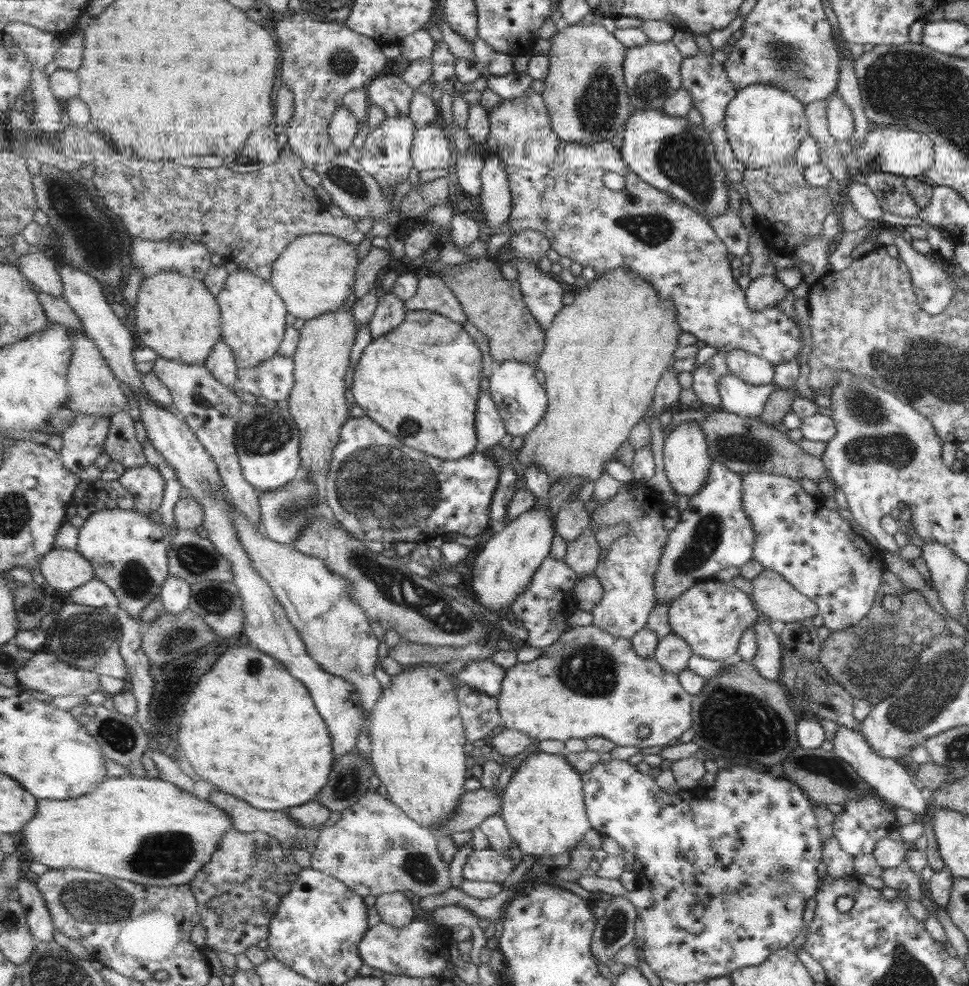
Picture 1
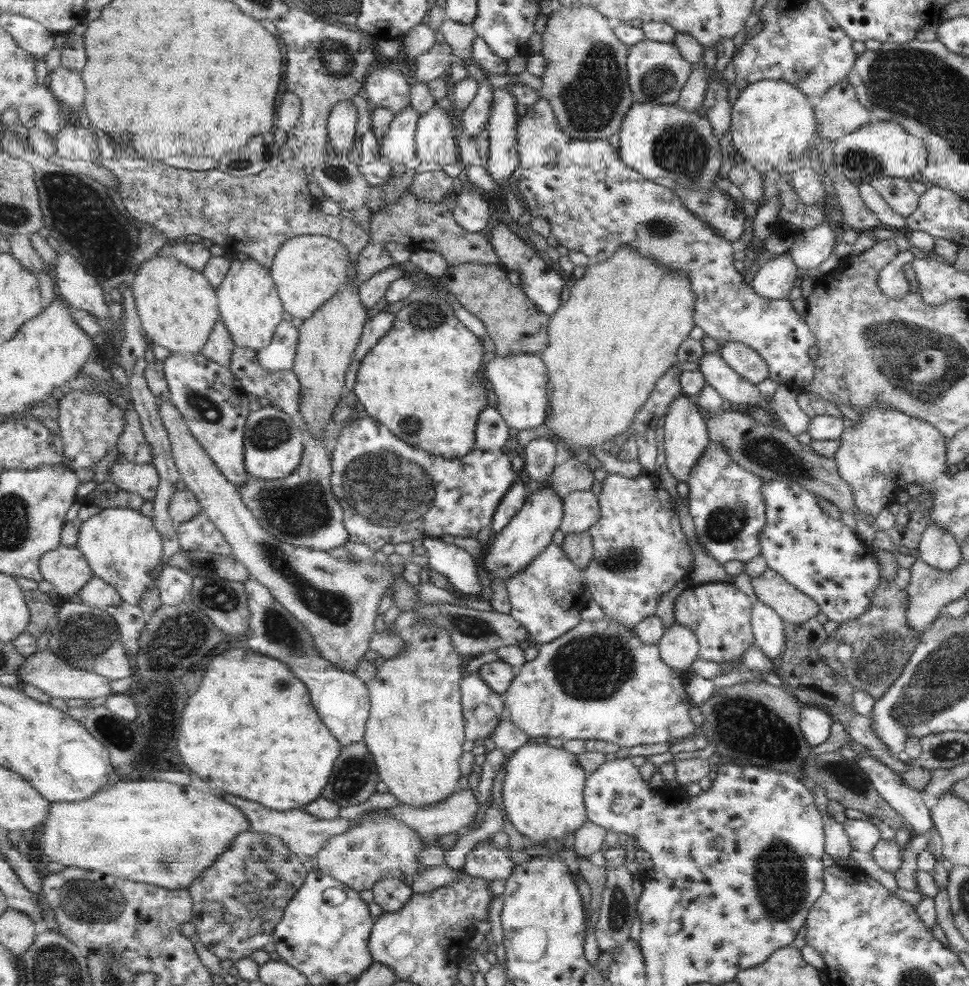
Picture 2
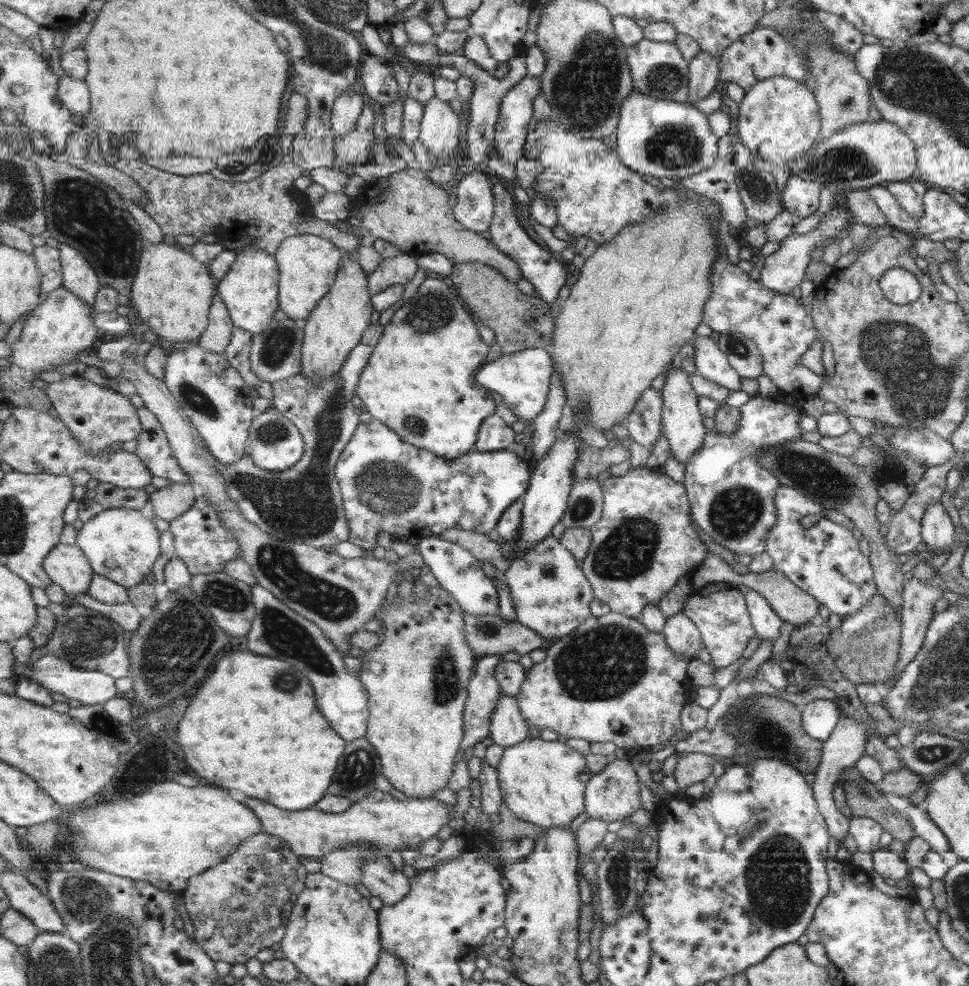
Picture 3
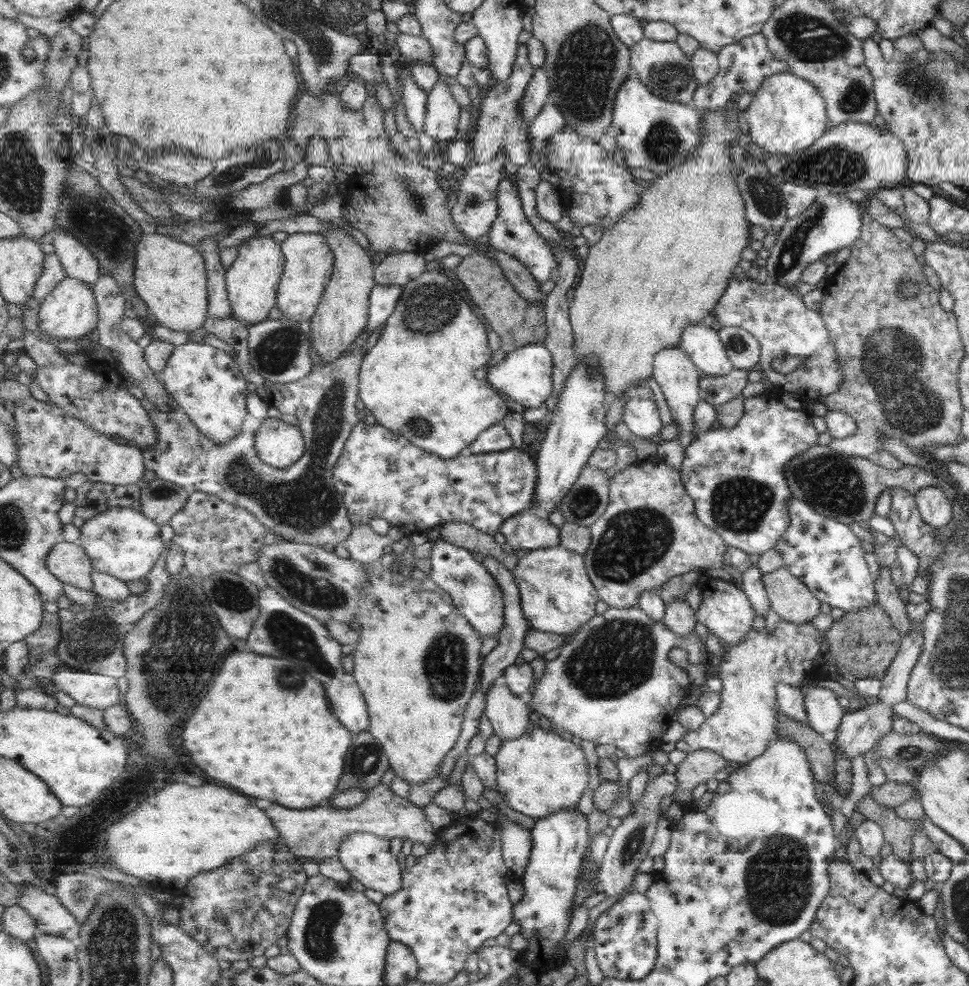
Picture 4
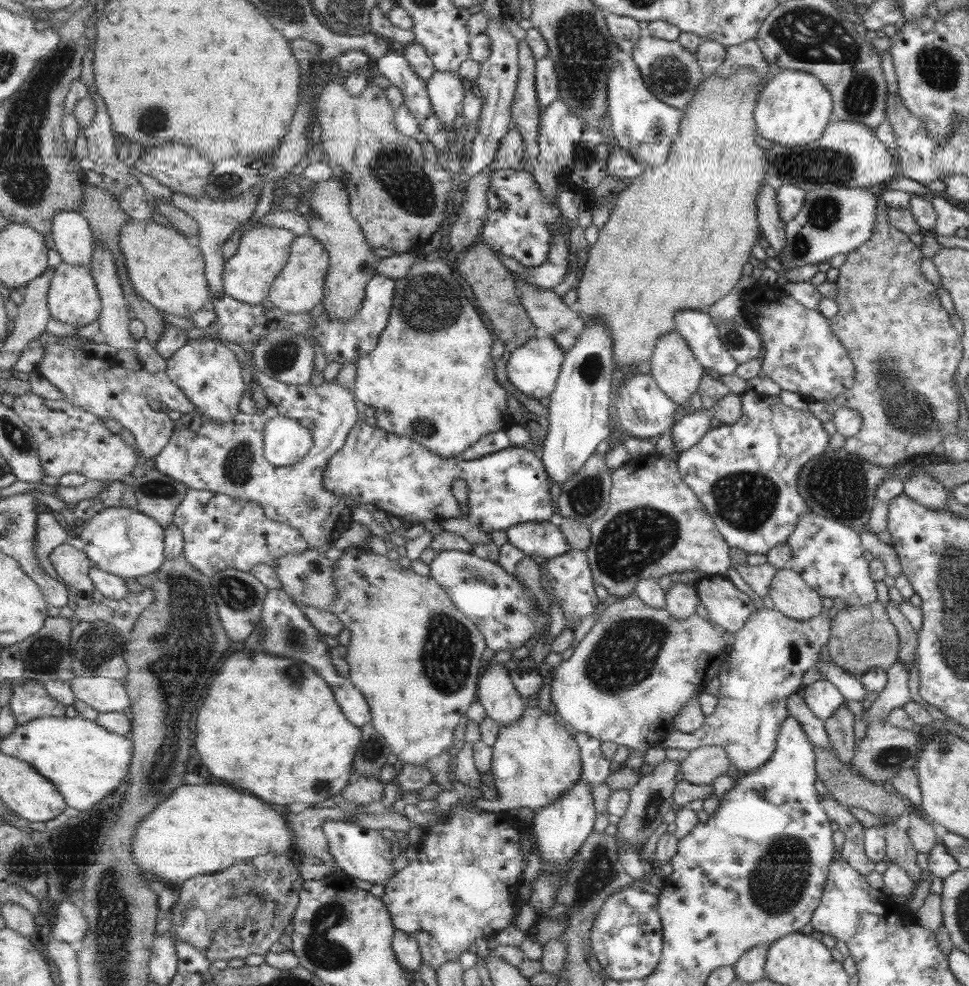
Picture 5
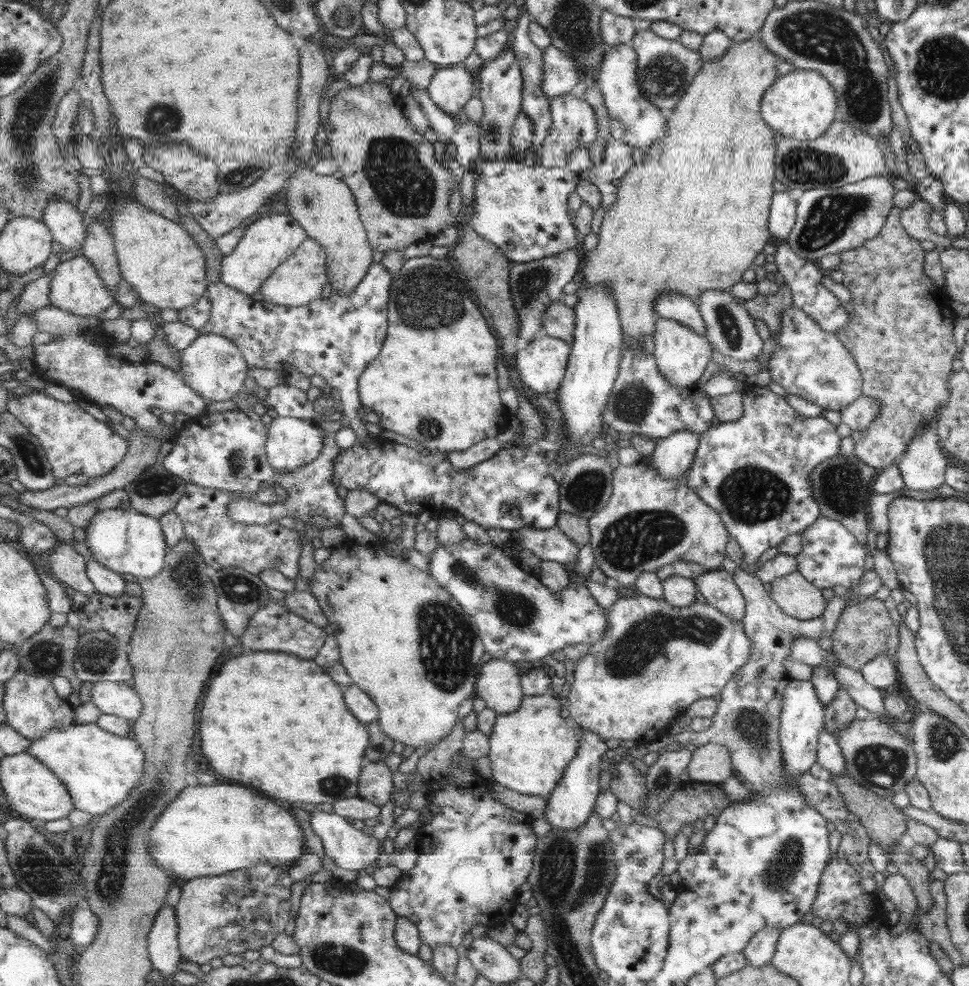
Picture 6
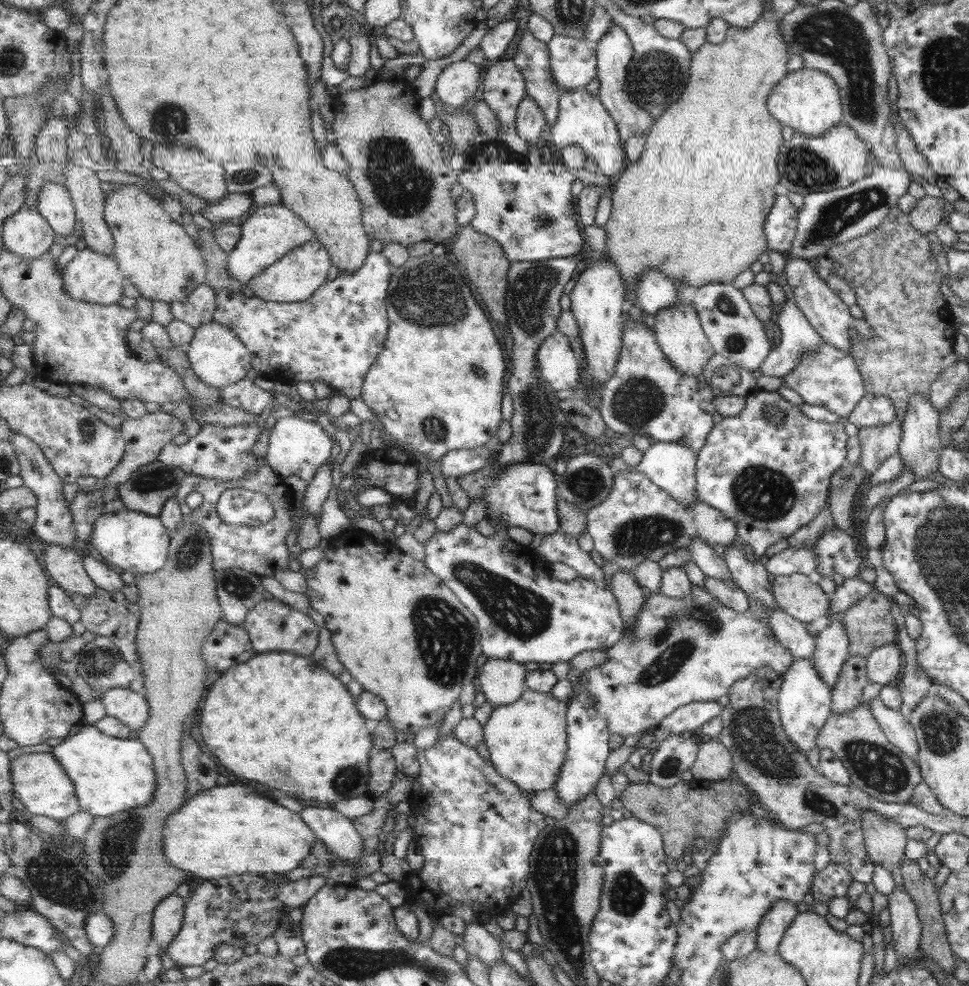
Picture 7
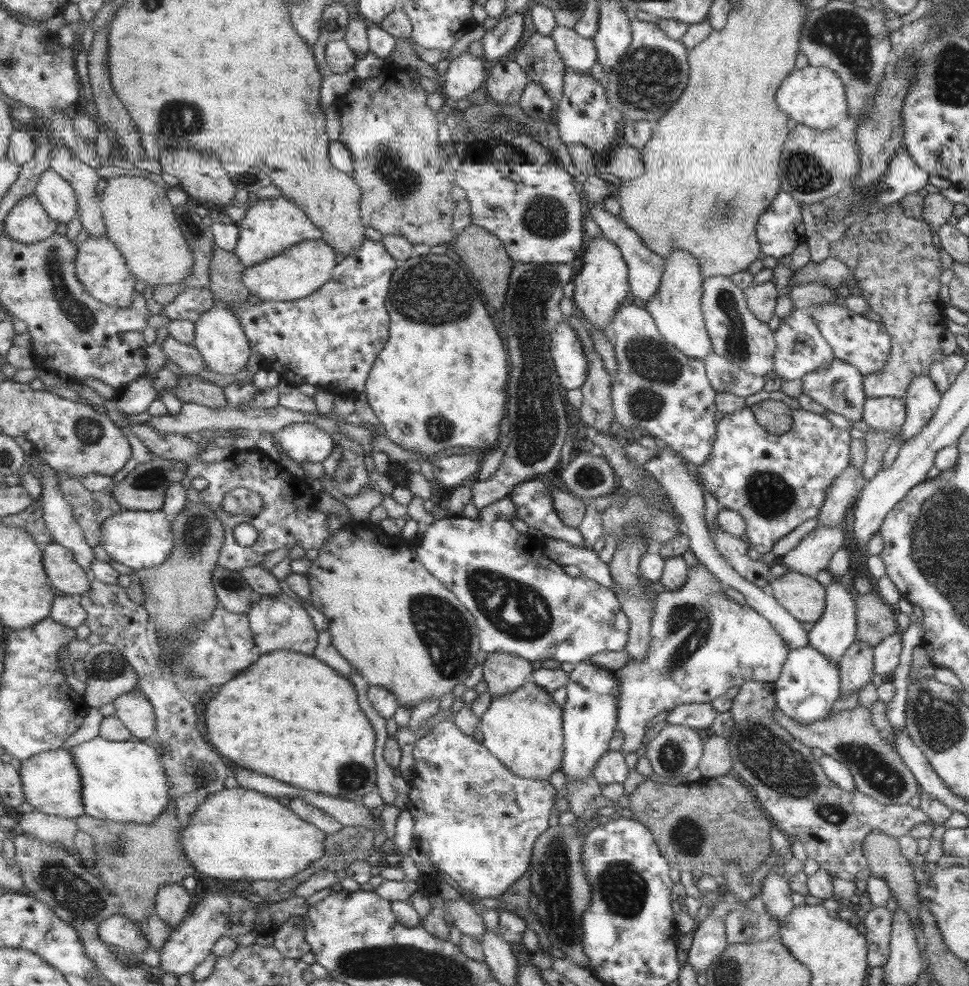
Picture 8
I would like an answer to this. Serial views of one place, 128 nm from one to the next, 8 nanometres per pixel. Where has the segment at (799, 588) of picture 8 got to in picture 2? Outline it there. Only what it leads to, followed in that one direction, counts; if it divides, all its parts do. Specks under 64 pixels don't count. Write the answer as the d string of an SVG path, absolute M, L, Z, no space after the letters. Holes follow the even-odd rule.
M678 502L680 516L682 516L683 531L689 539L691 548L695 553L694 569L687 576L691 584L708 584L707 582L732 582L733 577L727 573L720 562L715 561L709 553L699 545L699 534L696 530L696 523L690 514L688 506L683 506ZM767 567L759 576L751 577L753 597L771 608L784 622L801 624L815 617L818 607L805 594Z

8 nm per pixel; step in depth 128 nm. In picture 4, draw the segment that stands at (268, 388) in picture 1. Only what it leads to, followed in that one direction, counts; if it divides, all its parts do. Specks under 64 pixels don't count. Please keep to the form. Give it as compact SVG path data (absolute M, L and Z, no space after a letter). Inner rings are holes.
M232 315L225 318L209 316L205 321L204 328L233 347L235 360L239 363L248 382L263 382L269 388L271 391L269 403L271 405L275 406L282 414L293 414L301 420L303 434L311 436L311 448L295 465L288 468L276 468L261 459L257 447L255 447L256 431L243 430L227 443L217 443L217 441L207 437L183 409L177 408L171 413L153 410L149 413L159 429L159 444L155 444L153 449L144 452L144 466L147 470L153 471L159 479L179 484L189 492L207 492L219 496L227 503L249 509L264 526L285 537L289 542L297 541L298 543L320 546L324 549L331 549L337 544L343 544L347 537L350 537L355 525L341 494L335 490L334 468L345 451L345 445L347 439L351 437L351 431L361 421L362 414L357 410L355 402L359 402L360 399L361 378L359 375L361 375L361 365L365 352L361 348L349 350L346 355L335 361L314 367L311 374L297 382L275 383L261 376L250 363L247 324Z

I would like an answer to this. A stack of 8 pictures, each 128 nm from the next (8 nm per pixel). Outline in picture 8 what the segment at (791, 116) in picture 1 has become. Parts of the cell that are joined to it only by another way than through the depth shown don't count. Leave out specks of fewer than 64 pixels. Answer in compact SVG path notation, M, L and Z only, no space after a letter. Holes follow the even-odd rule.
M805 66L793 69L781 80L775 90L775 103L788 119L808 128L825 130L835 127L840 120L848 119L848 107L845 102L844 86L835 71L825 67Z

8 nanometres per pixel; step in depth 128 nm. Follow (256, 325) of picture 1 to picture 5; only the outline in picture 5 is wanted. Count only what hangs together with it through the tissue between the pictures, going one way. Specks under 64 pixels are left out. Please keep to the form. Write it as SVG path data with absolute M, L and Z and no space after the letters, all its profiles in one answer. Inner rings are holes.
M259 225L247 231L242 236L237 253L230 260L226 260L224 272L226 293L251 305L261 305L263 300L269 300L275 279L290 260L291 244L295 238L297 238L295 231L275 225Z

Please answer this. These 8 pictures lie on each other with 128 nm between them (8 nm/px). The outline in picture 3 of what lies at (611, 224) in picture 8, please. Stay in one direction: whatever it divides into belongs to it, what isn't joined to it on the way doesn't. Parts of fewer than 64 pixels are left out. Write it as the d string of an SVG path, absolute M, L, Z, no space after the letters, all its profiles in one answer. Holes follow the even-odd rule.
M695 335L694 364L699 376L731 391L741 390L740 376L729 366L727 359L710 336Z

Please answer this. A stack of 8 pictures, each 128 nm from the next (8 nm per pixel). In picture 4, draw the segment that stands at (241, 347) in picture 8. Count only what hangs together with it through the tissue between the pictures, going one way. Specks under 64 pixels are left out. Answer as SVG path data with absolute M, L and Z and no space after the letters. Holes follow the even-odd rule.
M189 342L176 345L170 361L160 374L168 392L191 420L217 443L237 437L247 418L247 380L239 363L222 349L209 344Z

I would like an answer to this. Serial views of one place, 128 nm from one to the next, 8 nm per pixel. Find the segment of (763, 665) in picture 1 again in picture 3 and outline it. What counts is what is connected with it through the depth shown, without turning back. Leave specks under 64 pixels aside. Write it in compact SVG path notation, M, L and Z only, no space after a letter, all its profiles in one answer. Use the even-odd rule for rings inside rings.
M747 590L745 598L755 634L760 640L768 639L774 642L774 639L779 636L779 630L784 622L771 610L769 604L757 592Z

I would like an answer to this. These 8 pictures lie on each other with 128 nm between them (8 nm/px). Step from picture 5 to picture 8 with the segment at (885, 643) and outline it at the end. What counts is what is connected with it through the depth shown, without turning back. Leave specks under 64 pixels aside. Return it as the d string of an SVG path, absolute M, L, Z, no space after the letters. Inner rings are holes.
M875 592L855 595L855 639L873 648L882 638L898 631L895 612Z

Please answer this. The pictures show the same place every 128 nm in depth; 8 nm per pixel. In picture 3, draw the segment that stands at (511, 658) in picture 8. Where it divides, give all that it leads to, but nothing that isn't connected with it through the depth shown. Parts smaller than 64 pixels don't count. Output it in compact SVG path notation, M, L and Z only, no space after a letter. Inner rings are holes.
M503 693L491 717L490 738L494 743L507 748L526 740L529 730L531 728L521 713L519 699Z

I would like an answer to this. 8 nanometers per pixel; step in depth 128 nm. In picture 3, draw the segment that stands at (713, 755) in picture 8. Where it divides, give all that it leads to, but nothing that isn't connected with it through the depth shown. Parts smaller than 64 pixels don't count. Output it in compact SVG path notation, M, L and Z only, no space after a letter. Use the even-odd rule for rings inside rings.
M689 753L684 757L679 758L673 775L679 784L678 792L675 792L674 797L685 797L685 788L689 788L691 784L703 782L711 775L711 767L718 758L713 755L703 753Z

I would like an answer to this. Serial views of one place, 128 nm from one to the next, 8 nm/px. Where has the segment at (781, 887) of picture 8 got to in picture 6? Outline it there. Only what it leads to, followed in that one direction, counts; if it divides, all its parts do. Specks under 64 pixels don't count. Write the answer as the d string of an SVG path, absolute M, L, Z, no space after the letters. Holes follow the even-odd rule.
M765 927L759 930L742 950L746 963L755 967L770 963L781 932L781 927Z

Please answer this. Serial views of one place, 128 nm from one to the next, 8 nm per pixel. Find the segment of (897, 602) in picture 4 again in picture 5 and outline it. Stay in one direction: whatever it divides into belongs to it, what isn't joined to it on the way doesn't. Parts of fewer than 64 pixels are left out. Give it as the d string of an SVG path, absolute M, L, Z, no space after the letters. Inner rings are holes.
M889 600L884 606L887 618L891 621L896 635L898 636L897 658L901 666L909 669L913 664L913 654L916 651L916 632L909 624L909 621L897 610L895 604Z

